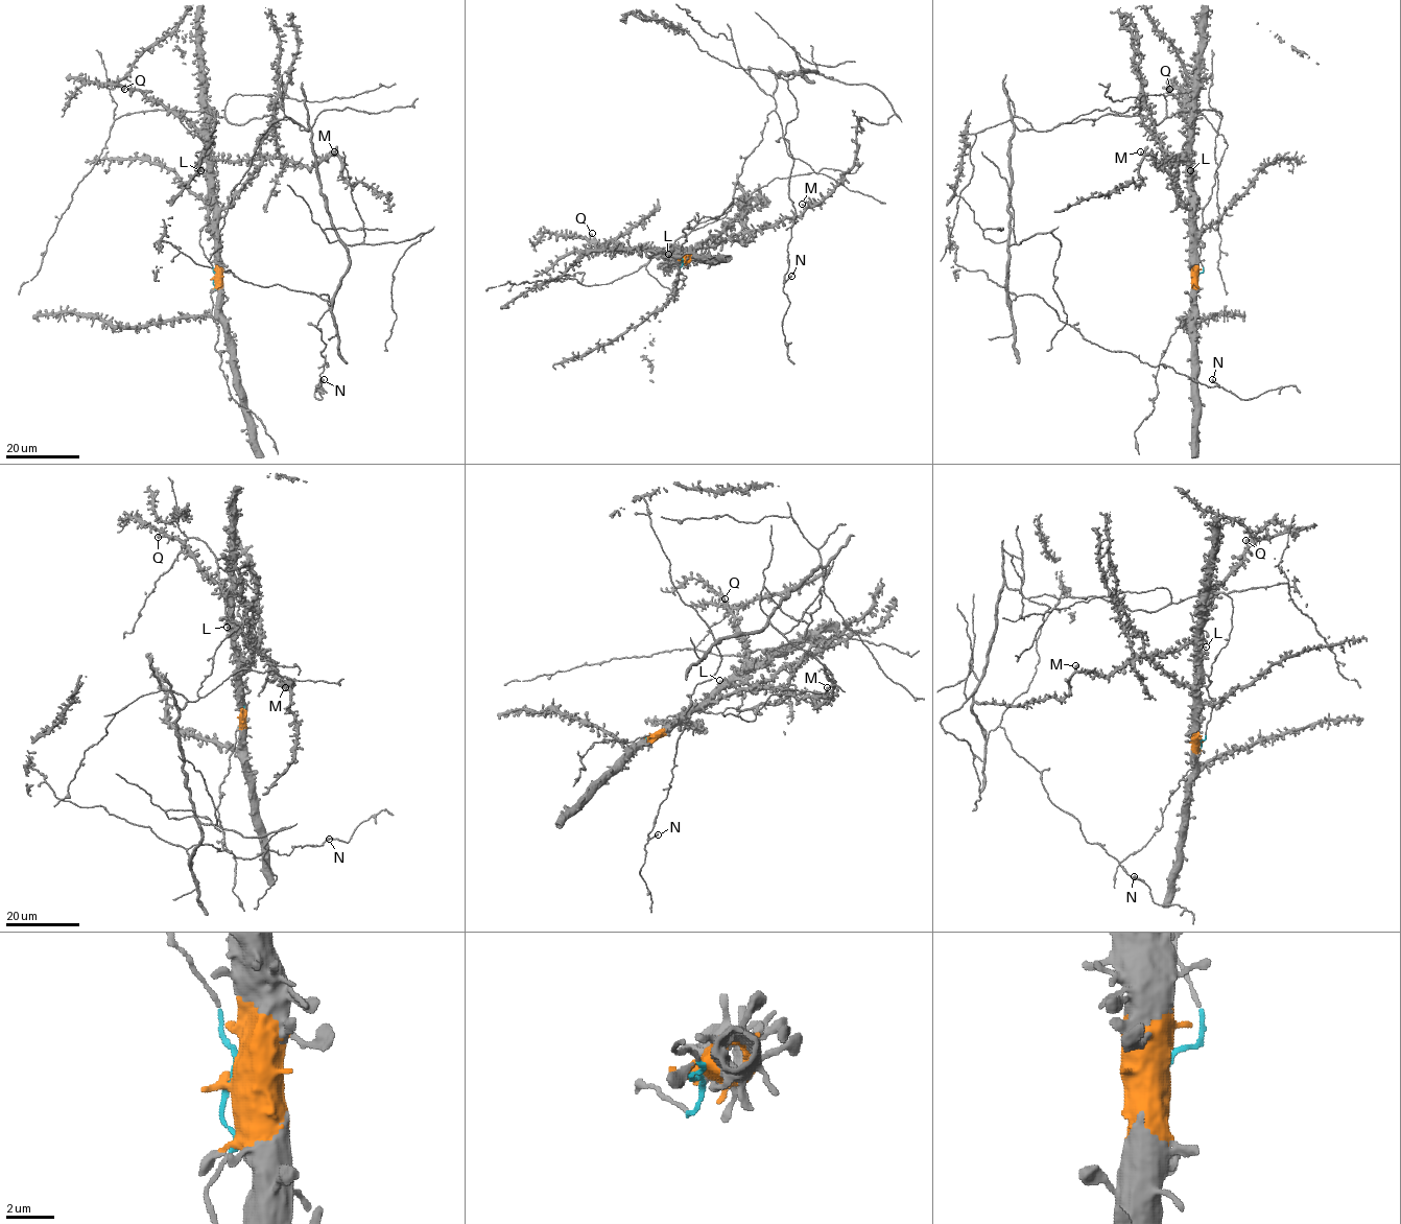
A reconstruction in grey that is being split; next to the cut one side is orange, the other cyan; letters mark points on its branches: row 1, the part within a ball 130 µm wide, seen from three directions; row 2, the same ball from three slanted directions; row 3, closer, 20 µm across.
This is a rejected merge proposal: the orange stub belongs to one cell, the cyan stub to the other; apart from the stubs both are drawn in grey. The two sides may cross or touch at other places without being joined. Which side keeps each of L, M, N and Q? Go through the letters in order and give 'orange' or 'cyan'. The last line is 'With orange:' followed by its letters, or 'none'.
L: orange
M: orange
N: cyan
Q: orange
With orange: L, M, Q

